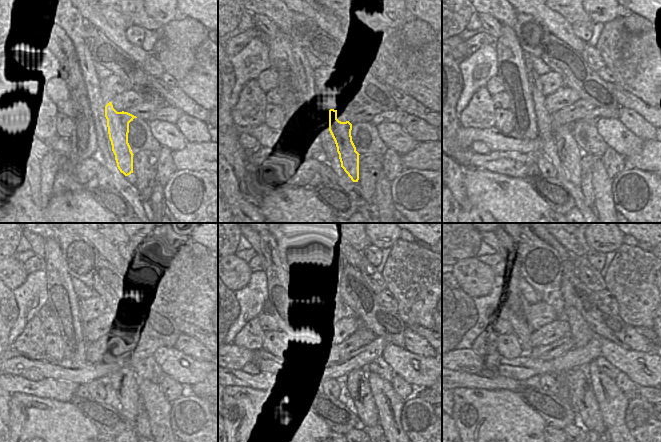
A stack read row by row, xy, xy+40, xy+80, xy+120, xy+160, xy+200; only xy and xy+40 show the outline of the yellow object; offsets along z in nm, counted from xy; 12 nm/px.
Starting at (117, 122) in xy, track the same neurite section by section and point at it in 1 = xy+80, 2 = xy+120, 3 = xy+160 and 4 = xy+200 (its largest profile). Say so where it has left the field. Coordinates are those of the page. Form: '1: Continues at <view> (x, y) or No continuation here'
1: Continues at xy+80 (570, 153)
2: Continues at xy+120 (130, 398)
3: Continues at xy+160 (363, 405)
4: Continues at xy+200 (584, 403).

